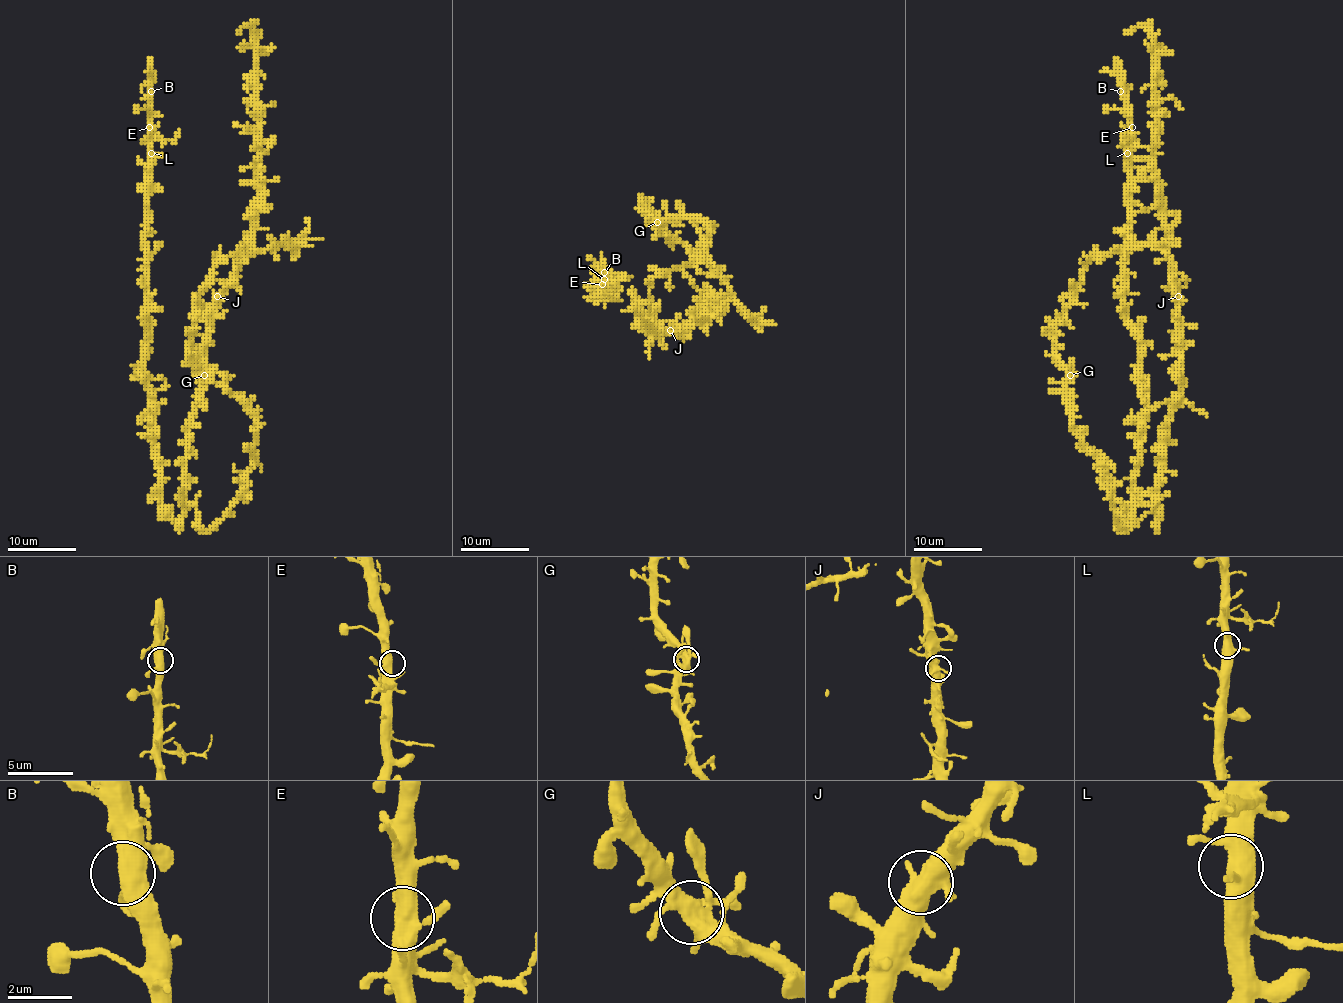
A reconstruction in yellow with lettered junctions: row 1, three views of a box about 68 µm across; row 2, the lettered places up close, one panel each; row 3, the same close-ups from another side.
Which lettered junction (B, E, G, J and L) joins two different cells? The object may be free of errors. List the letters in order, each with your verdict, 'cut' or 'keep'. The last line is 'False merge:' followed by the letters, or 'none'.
B: keep
E: keep
G: keep
J: keep
L: keep
False merge: none

